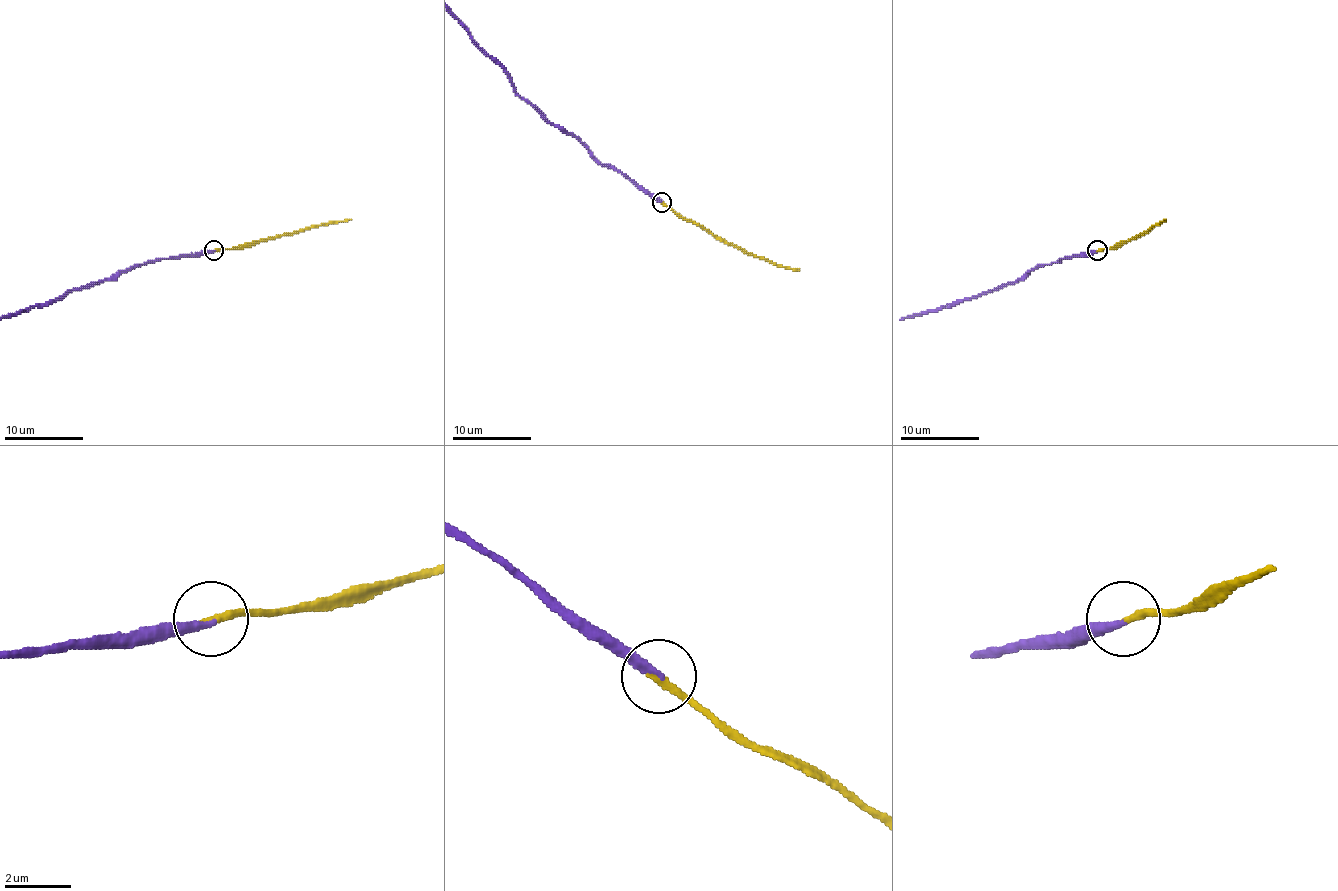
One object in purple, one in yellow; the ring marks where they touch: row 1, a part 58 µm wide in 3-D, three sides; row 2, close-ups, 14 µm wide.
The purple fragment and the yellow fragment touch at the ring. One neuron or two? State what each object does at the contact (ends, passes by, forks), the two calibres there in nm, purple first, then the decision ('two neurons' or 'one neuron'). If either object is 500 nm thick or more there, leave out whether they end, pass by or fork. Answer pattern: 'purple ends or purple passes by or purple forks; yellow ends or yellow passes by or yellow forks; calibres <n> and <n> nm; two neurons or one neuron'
purple ends; yellow ends; calibres 240 and 240 nm; one neuron

